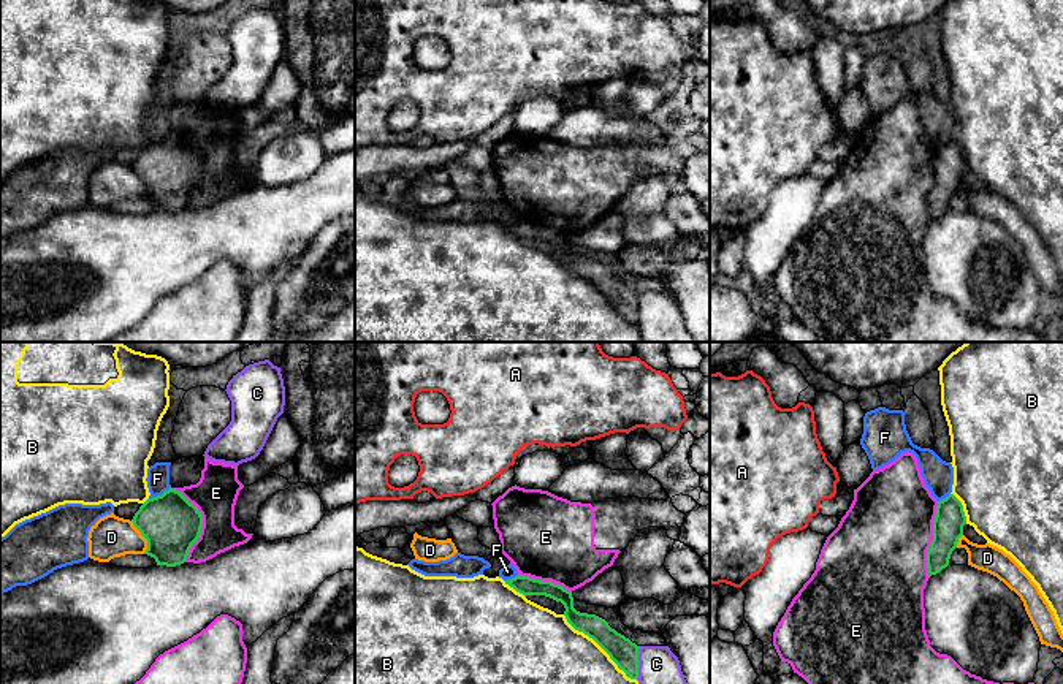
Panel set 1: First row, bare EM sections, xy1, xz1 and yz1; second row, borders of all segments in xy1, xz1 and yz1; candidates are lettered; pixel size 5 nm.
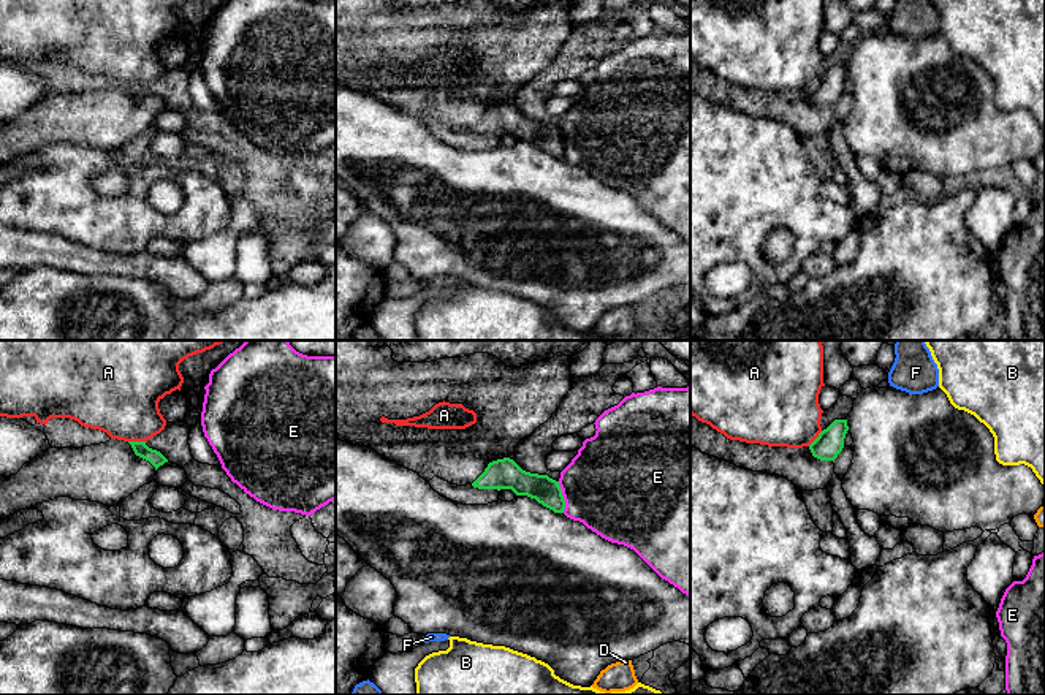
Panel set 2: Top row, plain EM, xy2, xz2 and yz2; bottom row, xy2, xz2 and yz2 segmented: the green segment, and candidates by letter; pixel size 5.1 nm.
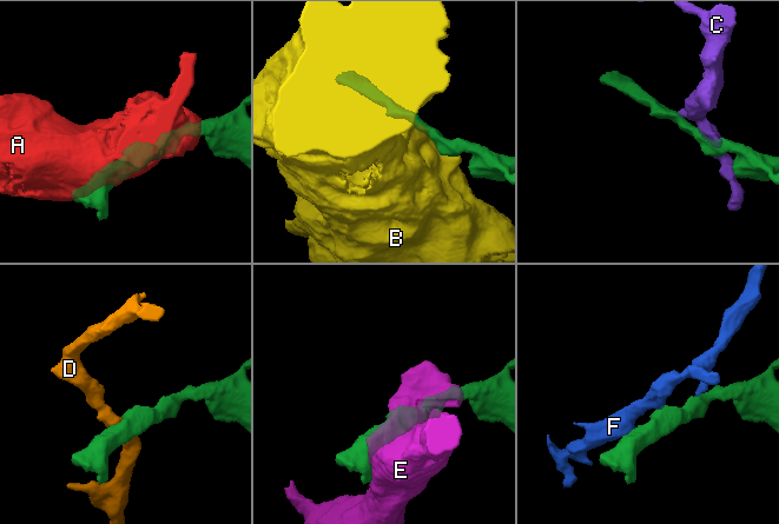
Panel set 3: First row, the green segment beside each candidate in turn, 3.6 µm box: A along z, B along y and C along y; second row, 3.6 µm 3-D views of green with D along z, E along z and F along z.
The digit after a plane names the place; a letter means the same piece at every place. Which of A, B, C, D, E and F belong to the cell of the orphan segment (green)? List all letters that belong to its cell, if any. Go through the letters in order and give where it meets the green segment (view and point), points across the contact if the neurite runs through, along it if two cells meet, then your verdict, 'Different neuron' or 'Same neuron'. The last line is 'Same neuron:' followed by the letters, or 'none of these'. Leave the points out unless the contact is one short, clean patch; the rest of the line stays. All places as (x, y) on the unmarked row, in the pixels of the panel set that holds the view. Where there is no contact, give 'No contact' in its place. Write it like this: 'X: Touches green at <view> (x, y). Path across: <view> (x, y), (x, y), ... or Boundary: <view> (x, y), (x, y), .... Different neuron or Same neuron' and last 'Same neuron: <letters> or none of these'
A: Touches green at xy2 (136, 87). Boundary: xy2 (129, 86), (144, 87). Different neuron
B: Touches green at xz1 (599, 290). Different neuron
C: Touches green at xz1 (637, 307). Different neuron
D: Touches green at xy1 (143, 181). Boundary: xy1 (132, 165), (132, 170), (146, 186), (144, 198). Different neuron
E: Touches green at xy1 (201, 168). Different neuron
F: Touches green at xy1 (159, 141). Boundary: xy1 (170, 132), (149, 144). Different neuron
Same neuron: none of these

